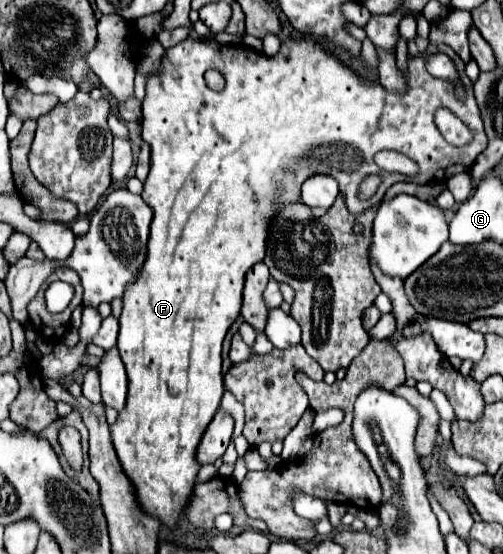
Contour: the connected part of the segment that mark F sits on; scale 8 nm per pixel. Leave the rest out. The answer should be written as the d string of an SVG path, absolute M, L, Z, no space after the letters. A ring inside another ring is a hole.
M303 36L303 38L285 38L281 42L281 50L277 56L265 56L259 54L257 50L247 48L245 44L221 44L217 40L209 40L209 42L195 42L195 40L183 40L177 46L165 50L163 62L161 62L161 70L159 74L155 74L153 78L149 78L147 82L147 96L143 100L143 140L151 146L151 172L143 184L143 192L141 198L149 204L149 208L153 210L153 222L151 222L151 234L149 234L149 244L147 244L147 260L141 268L141 274L137 276L137 280L127 286L125 296L123 296L123 314L121 314L121 328L119 328L119 354L123 358L125 370L127 370L127 378L129 378L129 394L127 394L127 406L125 410L119 414L117 422L111 426L111 436L113 436L113 444L115 444L115 452L121 460L121 466L125 470L125 474L131 478L131 482L135 484L137 490L137 500L141 502L141 508L153 516L157 516L161 522L165 522L167 526L173 526L183 510L183 506L187 504L187 498L193 490L195 484L195 476L199 470L199 464L195 460L195 450L197 444L201 440L201 434L205 432L207 424L211 422L213 414L219 408L221 396L223 396L223 374L221 374L221 344L223 338L229 330L229 326L235 322L235 318L239 316L241 310L241 300L243 300L243 282L245 282L245 274L249 268L253 268L257 262L263 262L265 258L265 250L267 250L267 236L269 236L269 222L273 222L273 214L277 214L277 206L281 206L281 202L301 202L301 184L305 182L305 178L311 178L313 174L329 174L339 182L339 190L345 198L345 206L349 210L349 214L357 216L363 214L365 210L377 206L383 196L385 190L389 186L393 186L395 182L407 182L413 180L415 184L427 184L427 182L439 182L439 180L447 180L453 174L459 172L469 172L469 168L473 166L475 158L487 148L487 136L483 132L483 120L479 116L479 108L477 102L473 98L473 82L465 76L465 62L461 62L461 58L457 58L457 54L449 48L449 46L433 46L429 44L429 48L421 54L421 56L407 56L409 58L409 66L403 72L407 78L407 88L403 94L399 92L387 92L375 78L369 76L361 76L359 72L355 72L349 64L345 64L343 60L339 60L337 56L333 56L329 50L325 50L325 46L321 46L315 38ZM435 52L443 52L447 54L453 62L455 62L455 70L459 74L459 80L465 88L465 100L461 102L455 94L455 84L449 80L437 80L431 78L425 72L425 56L427 54L435 54ZM207 68L215 68L221 70L221 74L225 76L227 84L223 88L223 92L213 92L211 88L207 88L203 74ZM439 108L449 108L457 118L461 118L473 132L475 138L469 146L463 148L455 148L451 146L439 132L437 124L435 124L435 112ZM381 150L395 150L401 152L405 156L409 156L413 162L417 162L419 166L419 174L415 176L405 176L405 174L397 174L397 172L389 172L389 176L383 176L383 184L377 190L377 194L367 200L367 202L359 202L357 200L357 188L361 184L361 180L369 174L381 172L381 168L375 164L373 156Z

